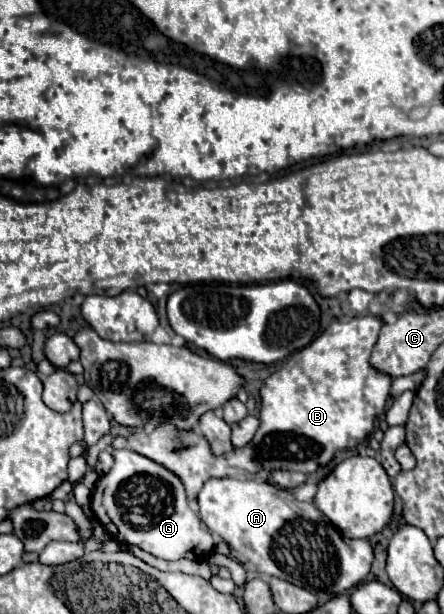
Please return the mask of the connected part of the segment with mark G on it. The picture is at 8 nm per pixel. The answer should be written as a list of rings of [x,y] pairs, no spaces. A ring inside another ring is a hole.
[[[114,450],[112,456],[114,466],[96,482],[90,504],[106,532],[122,546],[134,544],[162,560],[208,558],[214,552],[214,538],[190,508],[180,478],[134,450]]]

